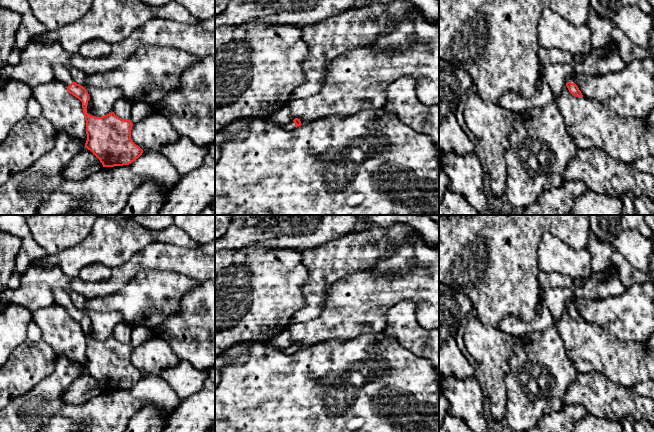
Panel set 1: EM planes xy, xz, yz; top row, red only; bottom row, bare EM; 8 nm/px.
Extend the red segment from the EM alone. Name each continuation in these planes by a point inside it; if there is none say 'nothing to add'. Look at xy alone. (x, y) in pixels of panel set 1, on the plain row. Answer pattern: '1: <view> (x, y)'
1: xy (61, 297)

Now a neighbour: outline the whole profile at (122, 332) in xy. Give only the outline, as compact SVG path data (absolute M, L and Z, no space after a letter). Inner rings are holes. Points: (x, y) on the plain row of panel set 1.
M124 321L120 322L115 326L112 336L121 343L130 344L132 338L132 327Z

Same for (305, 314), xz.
M398 222L389 227L373 226L357 233L349 233L341 238L302 251L302 263L308 271L308 281L304 284L306 306L296 312L290 324L307 322L317 318L325 301L325 291L334 283L359 272L394 275L410 270L410 262L415 253L410 234L410 226Z

